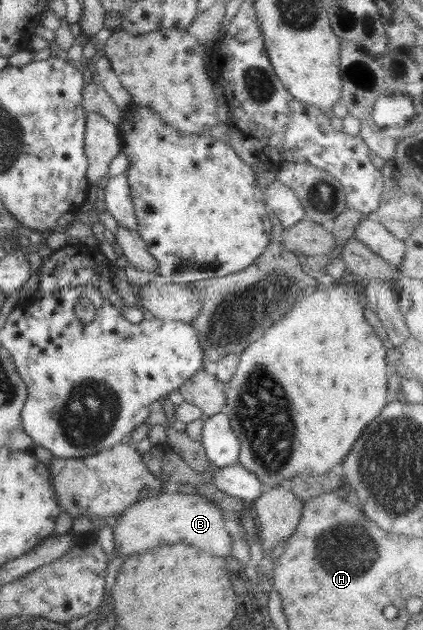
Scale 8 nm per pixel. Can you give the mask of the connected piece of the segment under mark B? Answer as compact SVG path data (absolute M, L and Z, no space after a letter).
M173 490L155 492L147 499L128 506L117 518L116 525L111 527L114 548L125 558L129 554L178 542L195 545L211 556L232 556L231 531L225 527L223 509L199 494L182 494Z

